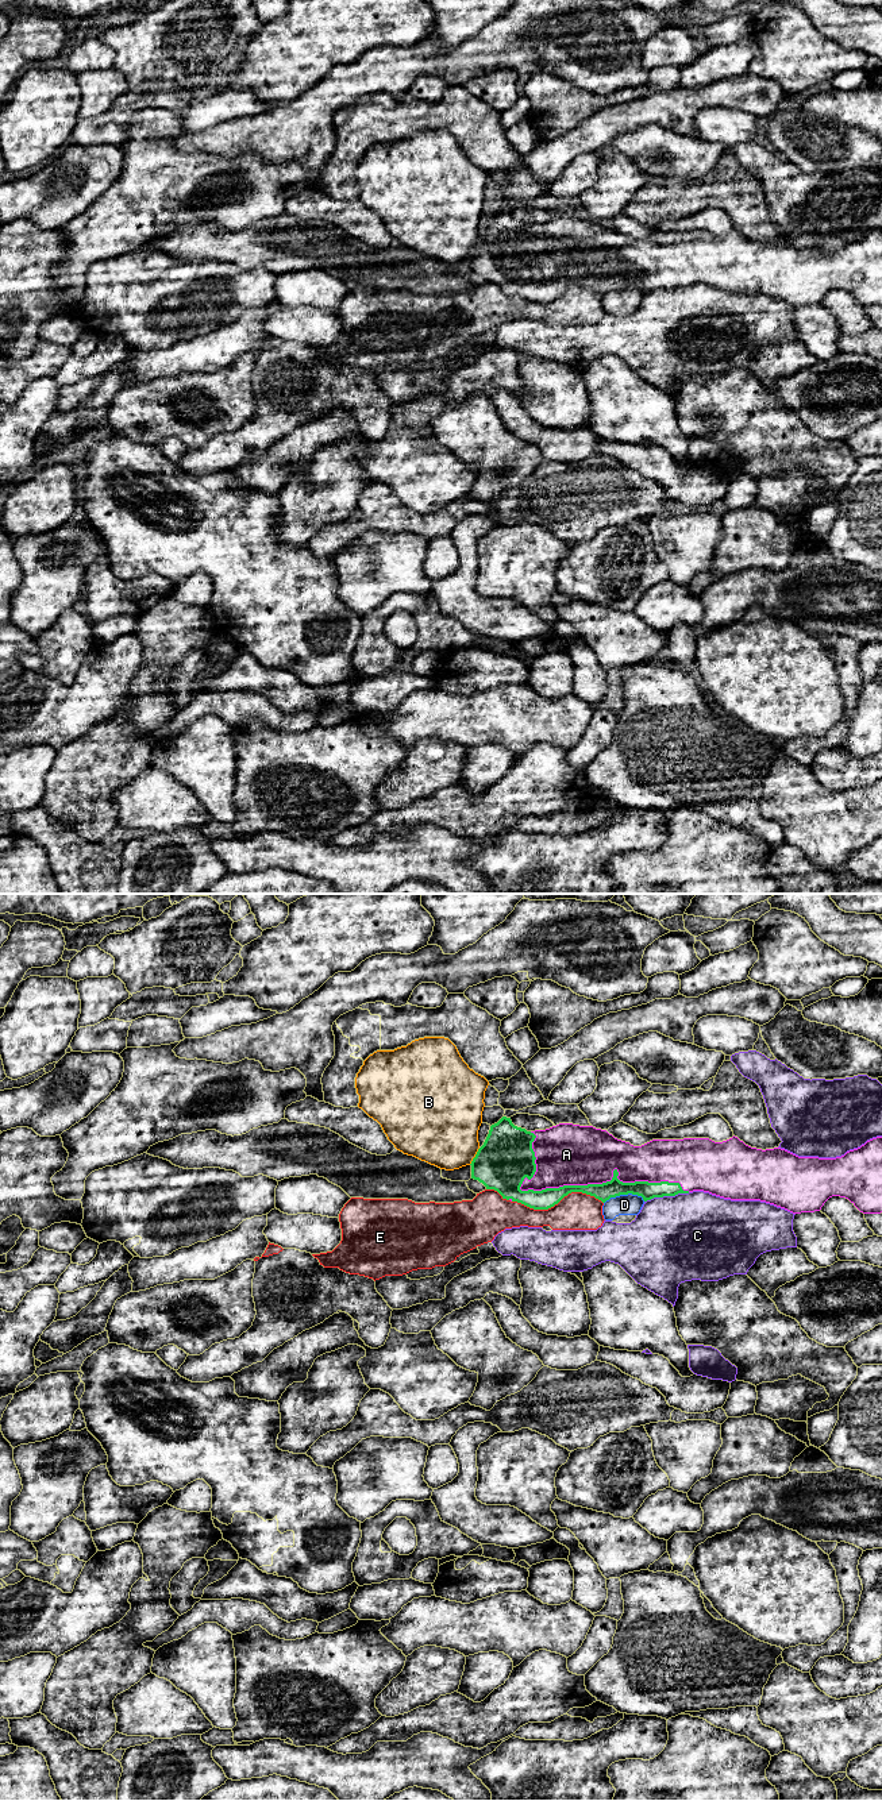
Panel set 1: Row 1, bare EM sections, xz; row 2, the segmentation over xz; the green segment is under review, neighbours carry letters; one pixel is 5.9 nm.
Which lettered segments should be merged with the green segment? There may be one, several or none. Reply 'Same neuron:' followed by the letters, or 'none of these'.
Same neuron: A

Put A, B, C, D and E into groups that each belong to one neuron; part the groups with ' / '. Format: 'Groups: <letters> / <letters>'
Groups: A / B / C / D / E

